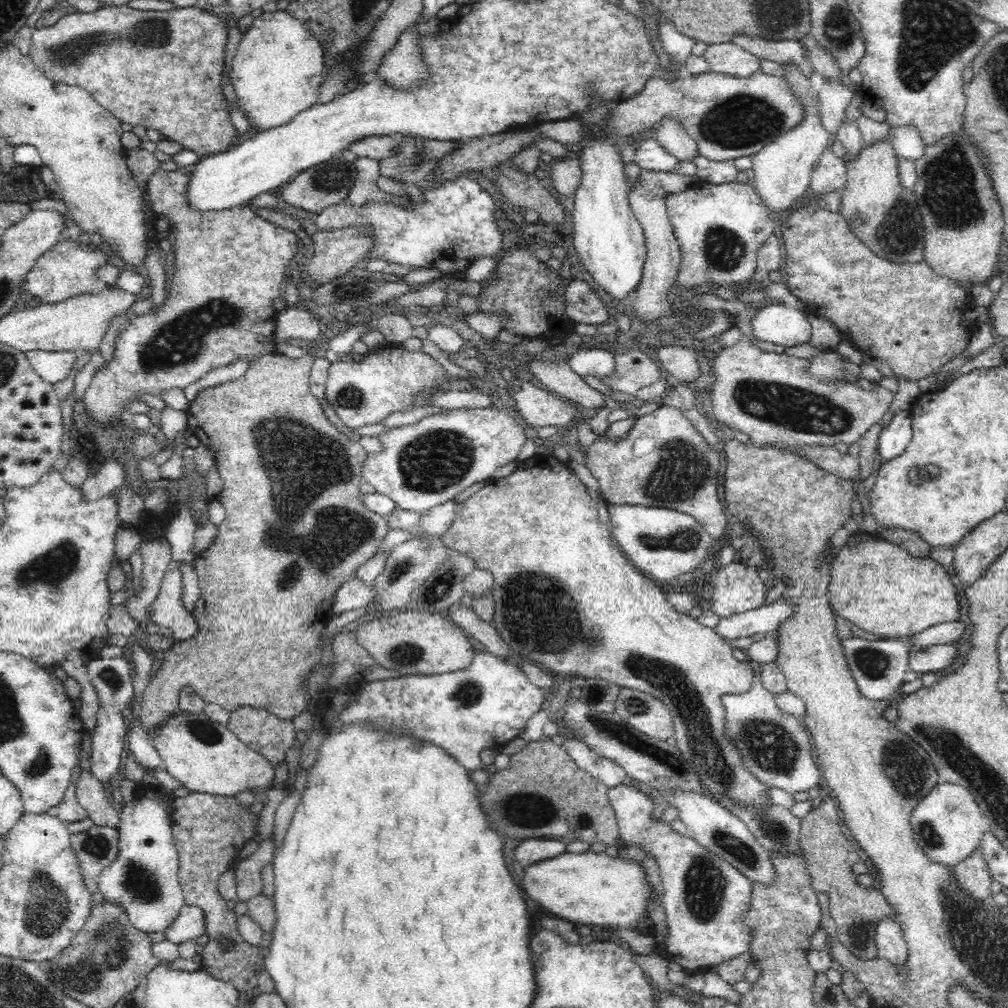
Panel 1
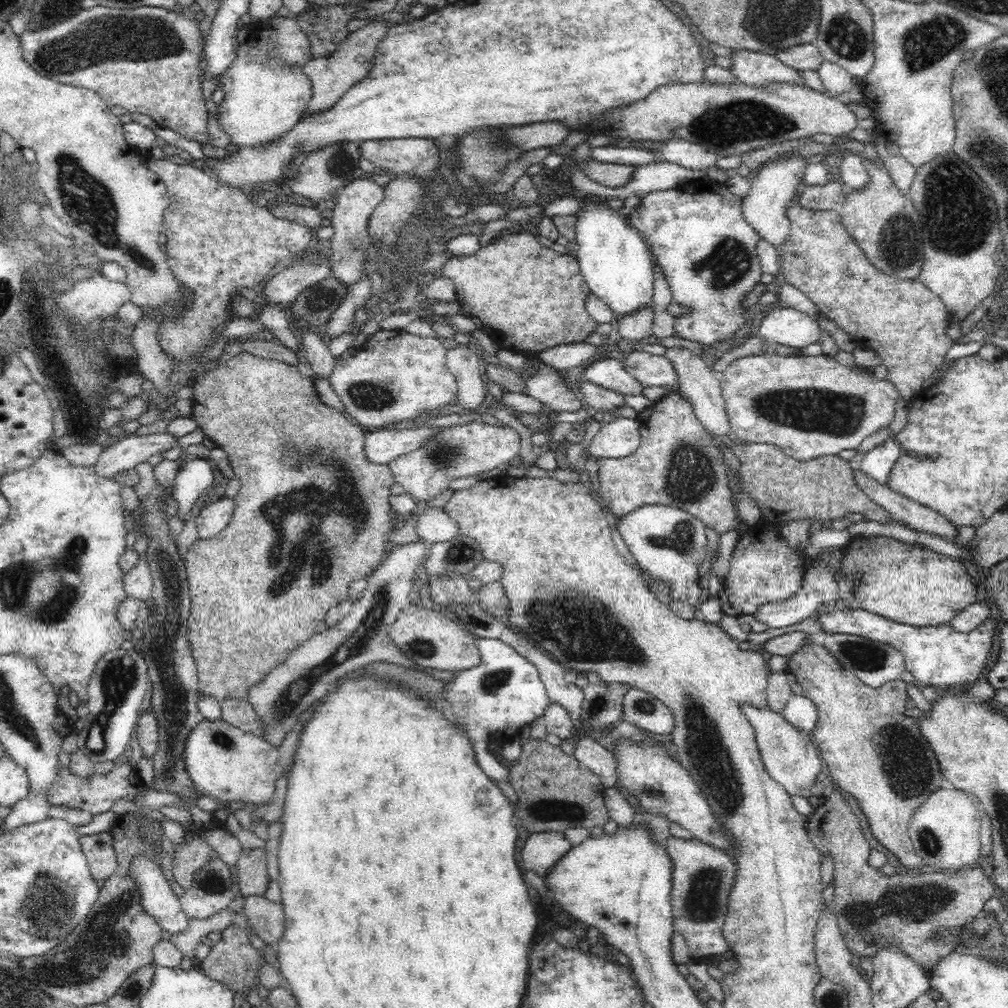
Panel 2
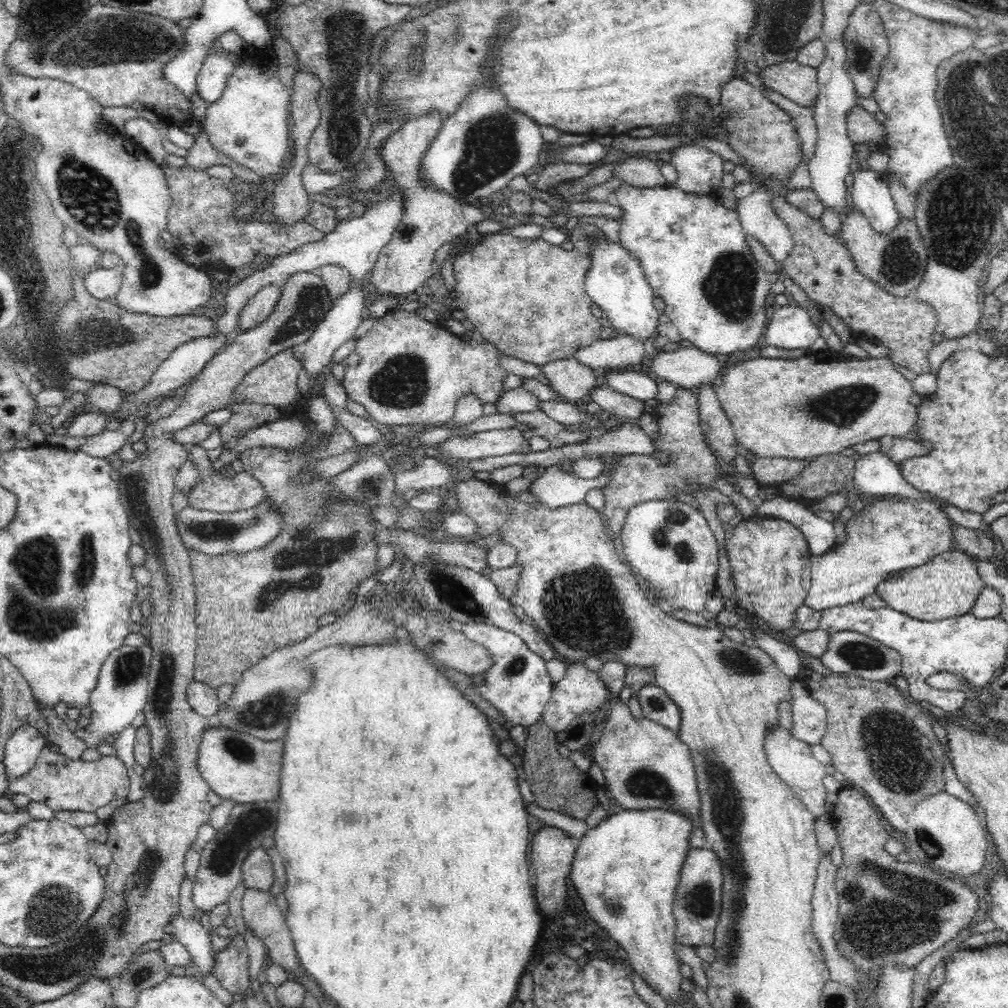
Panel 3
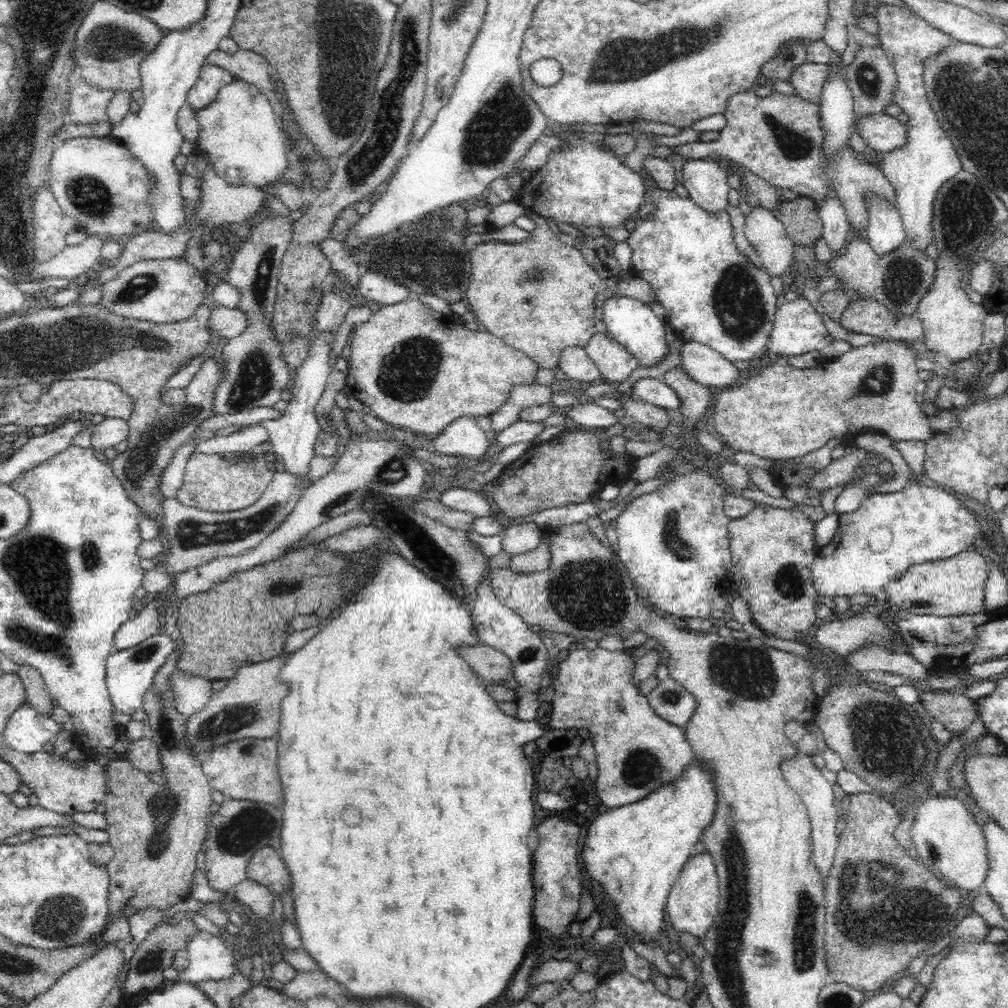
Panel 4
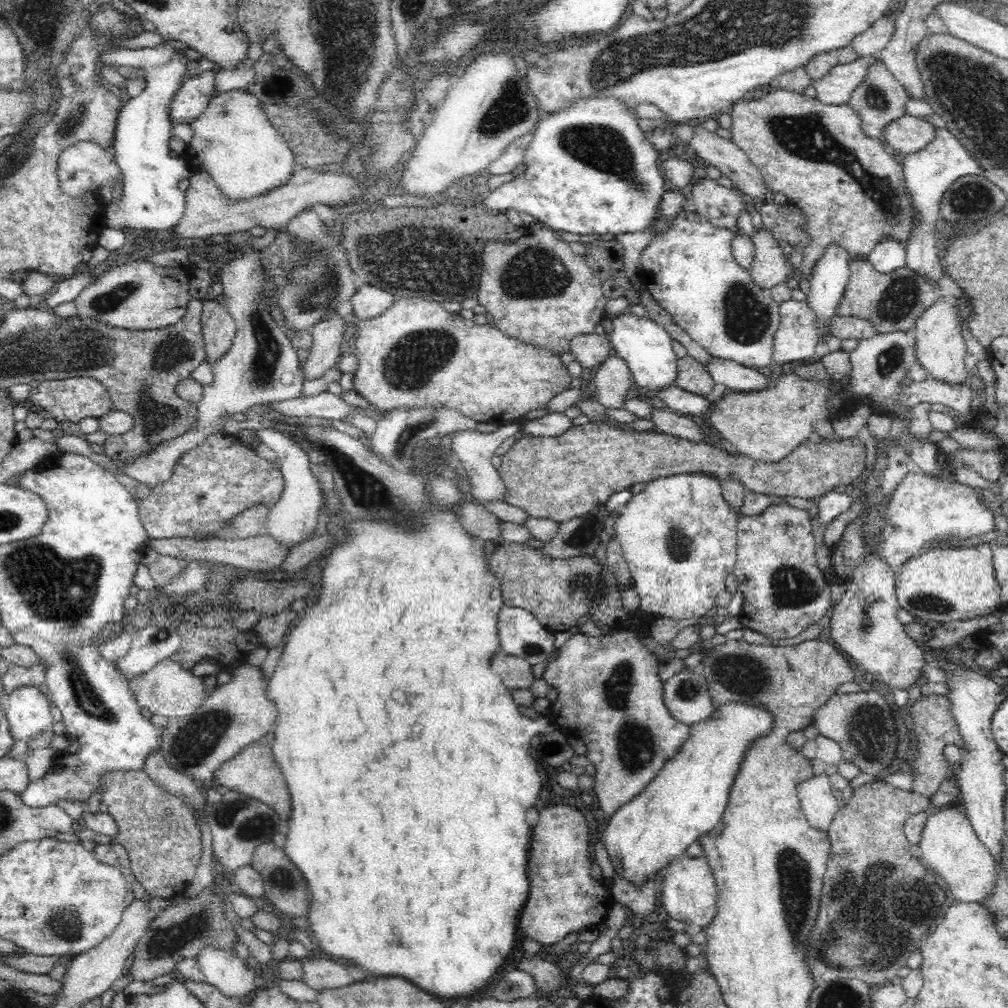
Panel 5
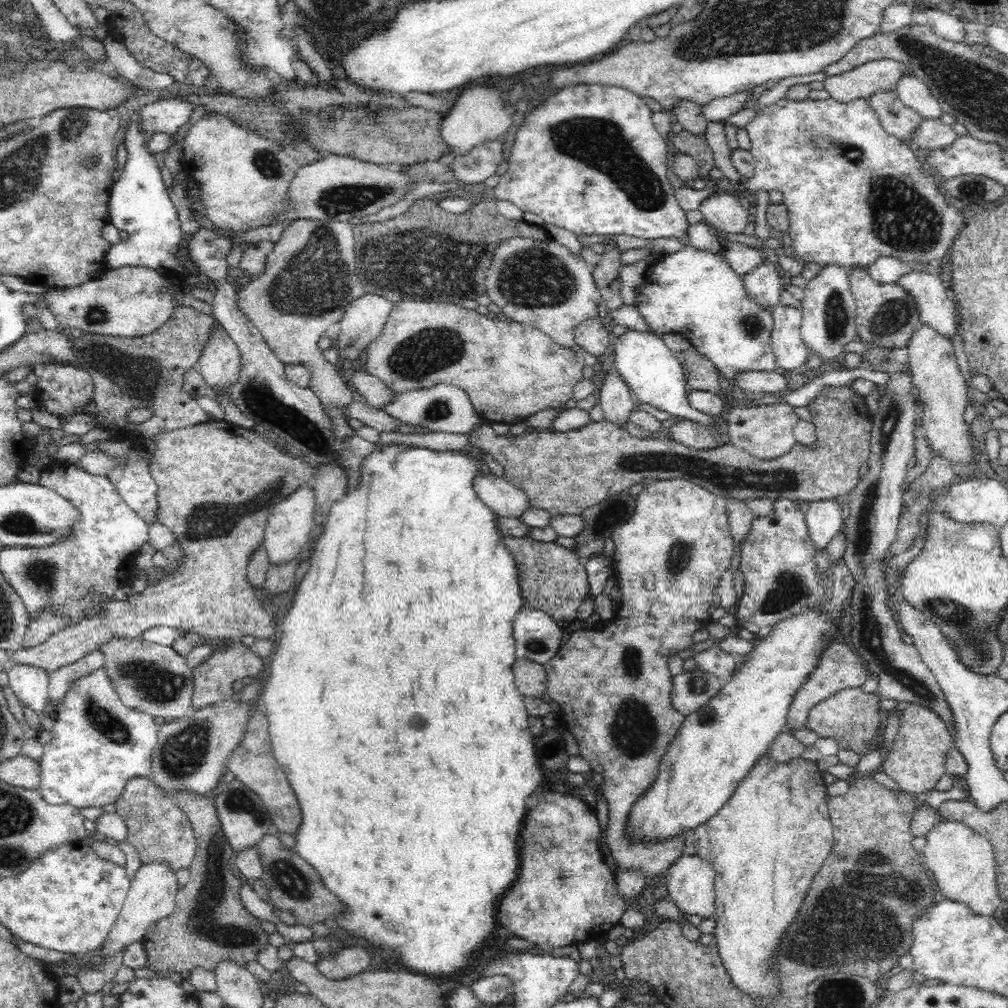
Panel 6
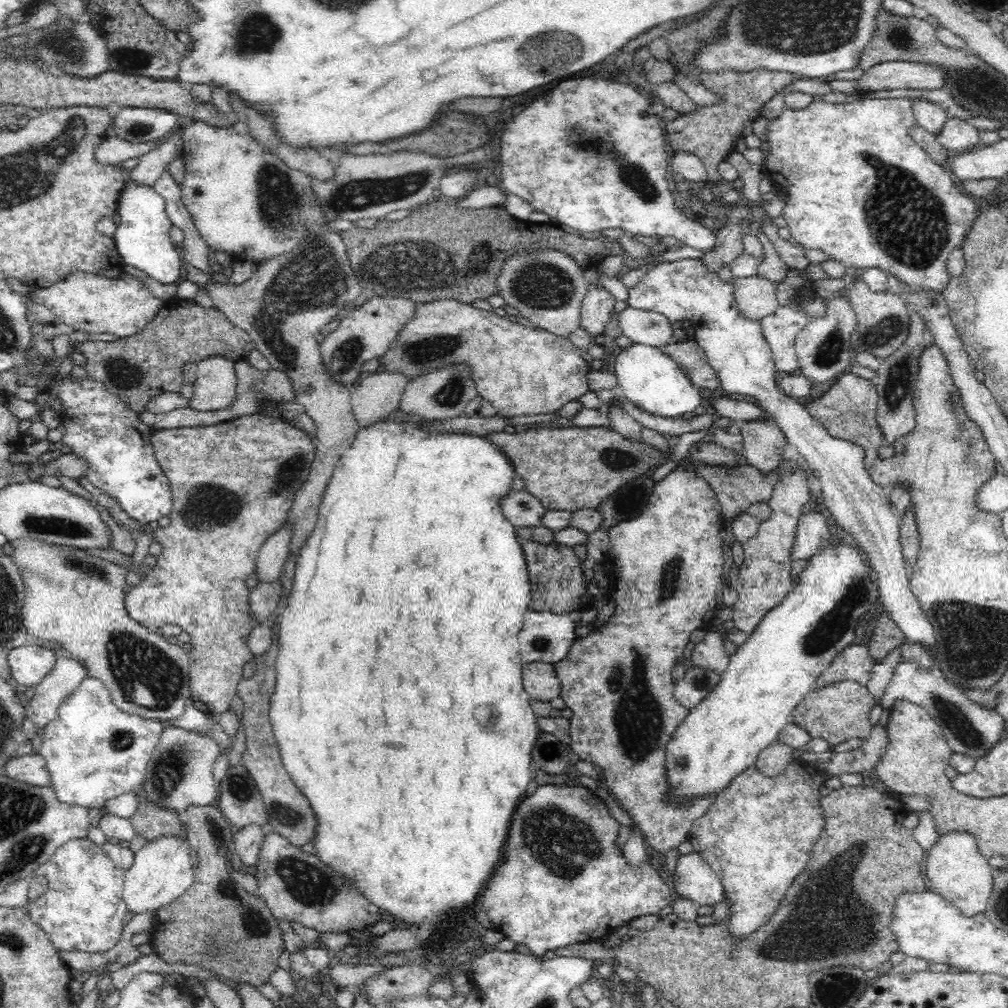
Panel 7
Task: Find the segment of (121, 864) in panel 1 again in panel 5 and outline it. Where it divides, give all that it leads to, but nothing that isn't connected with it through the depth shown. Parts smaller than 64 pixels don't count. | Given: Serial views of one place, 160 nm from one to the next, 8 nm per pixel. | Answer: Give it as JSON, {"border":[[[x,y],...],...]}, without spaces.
{"border":[[[204,948],[195,958],[198,969],[204,975],[204,980],[220,990],[224,996],[246,997],[254,990],[254,969],[248,969],[248,963],[240,959],[235,952],[220,949]]]}

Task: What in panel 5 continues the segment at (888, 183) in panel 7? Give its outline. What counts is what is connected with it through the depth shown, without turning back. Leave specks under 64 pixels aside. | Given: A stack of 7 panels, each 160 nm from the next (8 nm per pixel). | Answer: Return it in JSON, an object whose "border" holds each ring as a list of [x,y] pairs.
{"border":[[[782,88],[754,99],[745,97],[728,110],[732,125],[730,140],[738,145],[751,163],[762,173],[769,190],[788,196],[806,217],[810,244],[803,248],[801,272],[807,275],[814,262],[830,243],[838,243],[852,258],[866,257],[882,238],[892,238],[906,244],[917,216],[905,187],[902,166],[882,148],[882,142],[872,140],[861,131],[861,119],[849,104],[822,104],[816,97],[790,92]]]}

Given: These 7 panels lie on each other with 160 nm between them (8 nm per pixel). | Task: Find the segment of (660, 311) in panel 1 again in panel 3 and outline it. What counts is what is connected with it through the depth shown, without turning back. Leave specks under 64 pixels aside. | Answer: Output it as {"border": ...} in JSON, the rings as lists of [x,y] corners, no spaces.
{"border":[[[624,332],[611,339],[598,339],[590,346],[577,350],[572,357],[591,369],[610,371],[643,364],[648,355],[642,340]]]}

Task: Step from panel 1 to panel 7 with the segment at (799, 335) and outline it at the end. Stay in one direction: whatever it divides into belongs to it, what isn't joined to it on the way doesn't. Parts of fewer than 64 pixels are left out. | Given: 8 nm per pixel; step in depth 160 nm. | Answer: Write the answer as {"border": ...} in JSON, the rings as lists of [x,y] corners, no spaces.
{"border":[[[790,305],[779,306],[761,322],[762,332],[774,355],[774,362],[779,374],[792,374],[798,368],[795,351],[797,334],[809,322],[802,310],[794,310]]]}

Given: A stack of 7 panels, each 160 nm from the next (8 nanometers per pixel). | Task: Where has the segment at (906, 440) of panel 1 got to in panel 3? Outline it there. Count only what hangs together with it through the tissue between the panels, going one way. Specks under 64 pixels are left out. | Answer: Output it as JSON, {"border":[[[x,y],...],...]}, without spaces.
{"border":[[[881,451],[859,456],[854,470],[854,485],[866,494],[905,496],[922,500],[925,494],[902,477],[896,462]]]}

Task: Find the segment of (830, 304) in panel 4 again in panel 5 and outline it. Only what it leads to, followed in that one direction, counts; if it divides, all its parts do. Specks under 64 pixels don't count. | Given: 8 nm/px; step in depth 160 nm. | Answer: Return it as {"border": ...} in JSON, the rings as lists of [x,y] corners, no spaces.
{"border":[[[852,258],[849,262],[849,279],[842,300],[838,303],[838,317],[858,317],[869,320],[880,333],[911,329],[918,316],[941,297],[960,298],[964,291],[946,274],[932,283],[925,276],[911,271],[906,264],[892,272],[878,272],[866,258]]]}

